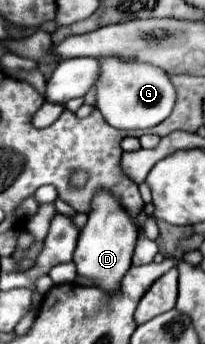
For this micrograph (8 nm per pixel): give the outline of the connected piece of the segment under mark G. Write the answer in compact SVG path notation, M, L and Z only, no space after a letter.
M102 58L98 62L102 66L102 74L96 82L96 106L110 126L120 130L152 128L170 116L176 90L164 70L148 64L124 62L120 58Z

